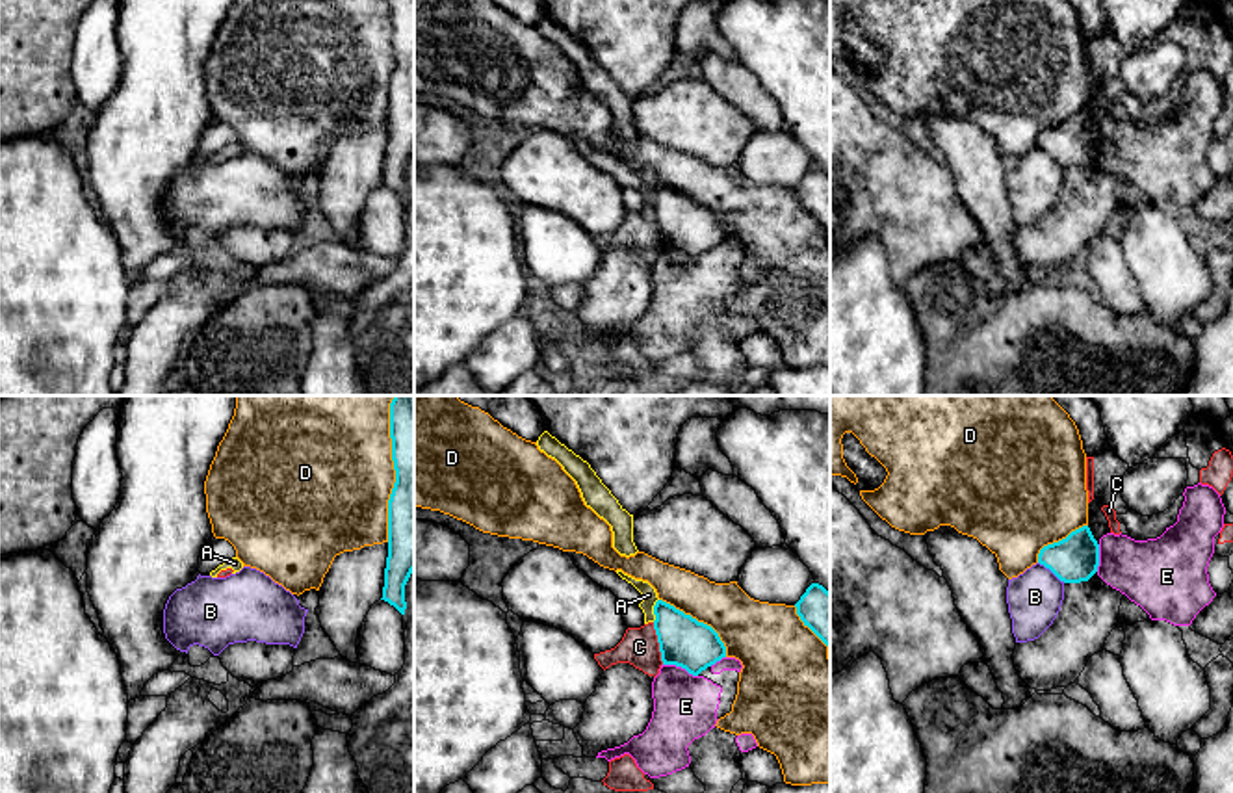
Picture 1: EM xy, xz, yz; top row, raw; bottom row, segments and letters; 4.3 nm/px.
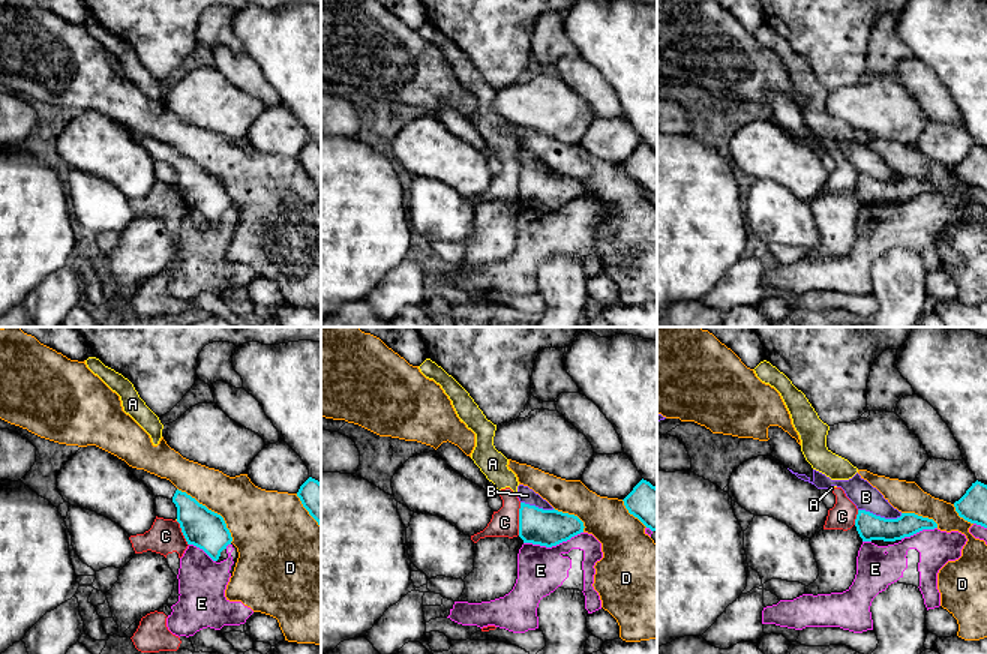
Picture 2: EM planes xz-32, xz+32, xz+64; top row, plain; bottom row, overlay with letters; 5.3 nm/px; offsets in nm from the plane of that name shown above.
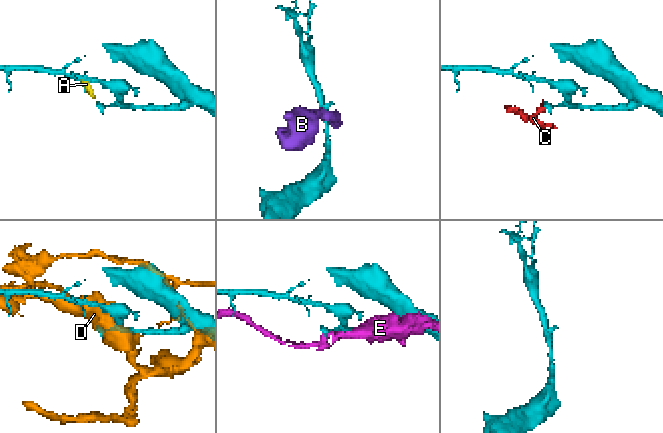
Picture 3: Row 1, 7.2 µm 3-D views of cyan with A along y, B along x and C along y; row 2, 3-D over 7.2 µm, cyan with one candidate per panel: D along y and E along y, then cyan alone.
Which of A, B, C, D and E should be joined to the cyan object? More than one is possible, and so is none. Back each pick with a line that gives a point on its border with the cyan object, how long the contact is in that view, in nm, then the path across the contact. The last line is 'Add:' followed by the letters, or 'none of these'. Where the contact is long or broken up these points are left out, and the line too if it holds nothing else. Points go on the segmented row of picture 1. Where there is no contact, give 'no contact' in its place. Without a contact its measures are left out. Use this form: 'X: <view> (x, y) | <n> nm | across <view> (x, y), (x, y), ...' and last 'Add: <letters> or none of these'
Add: none of these

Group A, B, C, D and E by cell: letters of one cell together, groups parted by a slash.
A C / B / D / E

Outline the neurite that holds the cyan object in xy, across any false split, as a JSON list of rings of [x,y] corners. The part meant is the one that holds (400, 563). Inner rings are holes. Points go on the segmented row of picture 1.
[[[394,396],[390,438],[396,483],[388,500],[388,557],[381,600],[405,615],[405,585],[414,572],[414,396]]]

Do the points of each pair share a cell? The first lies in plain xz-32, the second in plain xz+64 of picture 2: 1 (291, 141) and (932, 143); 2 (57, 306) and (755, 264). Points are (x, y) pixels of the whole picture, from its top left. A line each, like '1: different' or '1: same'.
1: same
2: same

